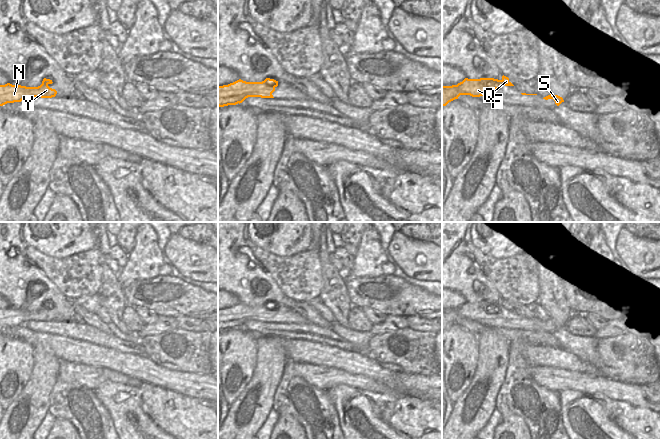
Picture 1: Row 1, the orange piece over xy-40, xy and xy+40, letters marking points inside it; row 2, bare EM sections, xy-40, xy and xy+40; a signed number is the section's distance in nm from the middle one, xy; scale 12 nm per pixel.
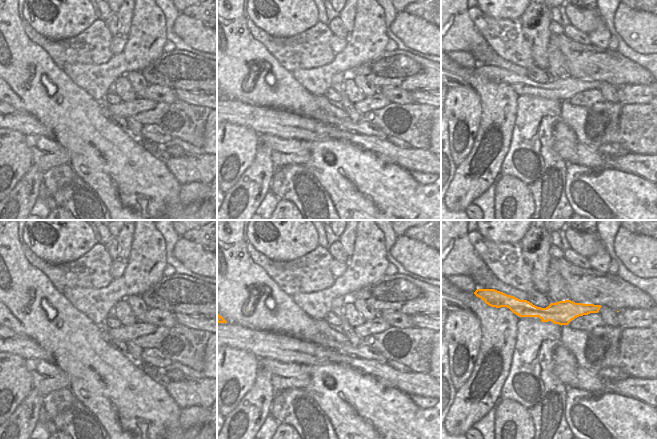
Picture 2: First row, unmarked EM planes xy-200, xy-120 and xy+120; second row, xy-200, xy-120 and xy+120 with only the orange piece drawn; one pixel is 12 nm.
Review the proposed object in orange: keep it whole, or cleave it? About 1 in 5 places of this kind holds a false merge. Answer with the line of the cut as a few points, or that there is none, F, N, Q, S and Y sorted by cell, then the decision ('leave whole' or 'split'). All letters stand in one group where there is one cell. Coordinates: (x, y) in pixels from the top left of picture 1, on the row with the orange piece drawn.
no cut; F N Q S Y; leave whole

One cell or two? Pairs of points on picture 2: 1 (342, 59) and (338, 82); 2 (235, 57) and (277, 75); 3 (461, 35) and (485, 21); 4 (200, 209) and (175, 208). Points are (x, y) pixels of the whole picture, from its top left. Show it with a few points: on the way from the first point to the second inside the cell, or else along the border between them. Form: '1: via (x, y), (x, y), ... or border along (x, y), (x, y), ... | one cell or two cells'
1: border along (343, 71), (337, 72), (332, 77), (329, 87) | two cells
2: via (247, 57), (263, 57), (271, 63) | one cell
3: border along (467, 10), (473, 25), (489, 45) | two cells
4: border along (205, 199), (193, 200), (181, 209) | two cells

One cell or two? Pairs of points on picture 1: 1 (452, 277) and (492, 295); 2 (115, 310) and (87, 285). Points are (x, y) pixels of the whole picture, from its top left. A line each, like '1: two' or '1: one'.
1: one
2: two

